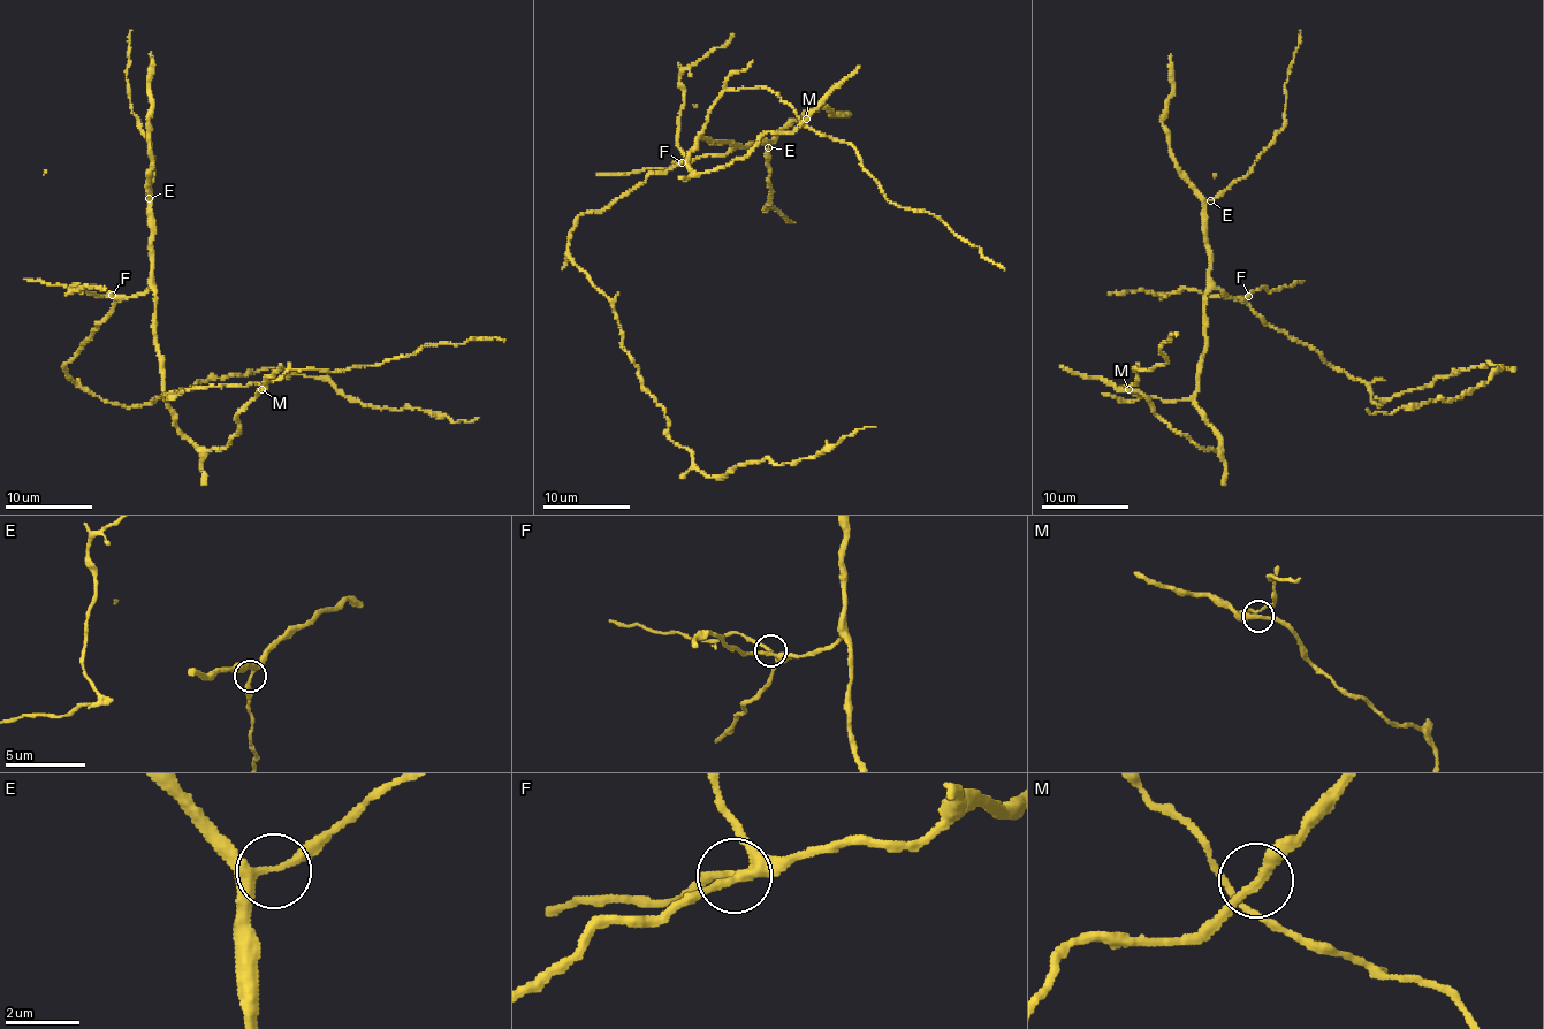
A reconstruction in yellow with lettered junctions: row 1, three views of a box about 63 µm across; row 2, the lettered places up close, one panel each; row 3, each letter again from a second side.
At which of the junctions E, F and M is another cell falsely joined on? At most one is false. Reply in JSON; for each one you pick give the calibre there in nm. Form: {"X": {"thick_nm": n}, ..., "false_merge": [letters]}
{"false_merge": []}

